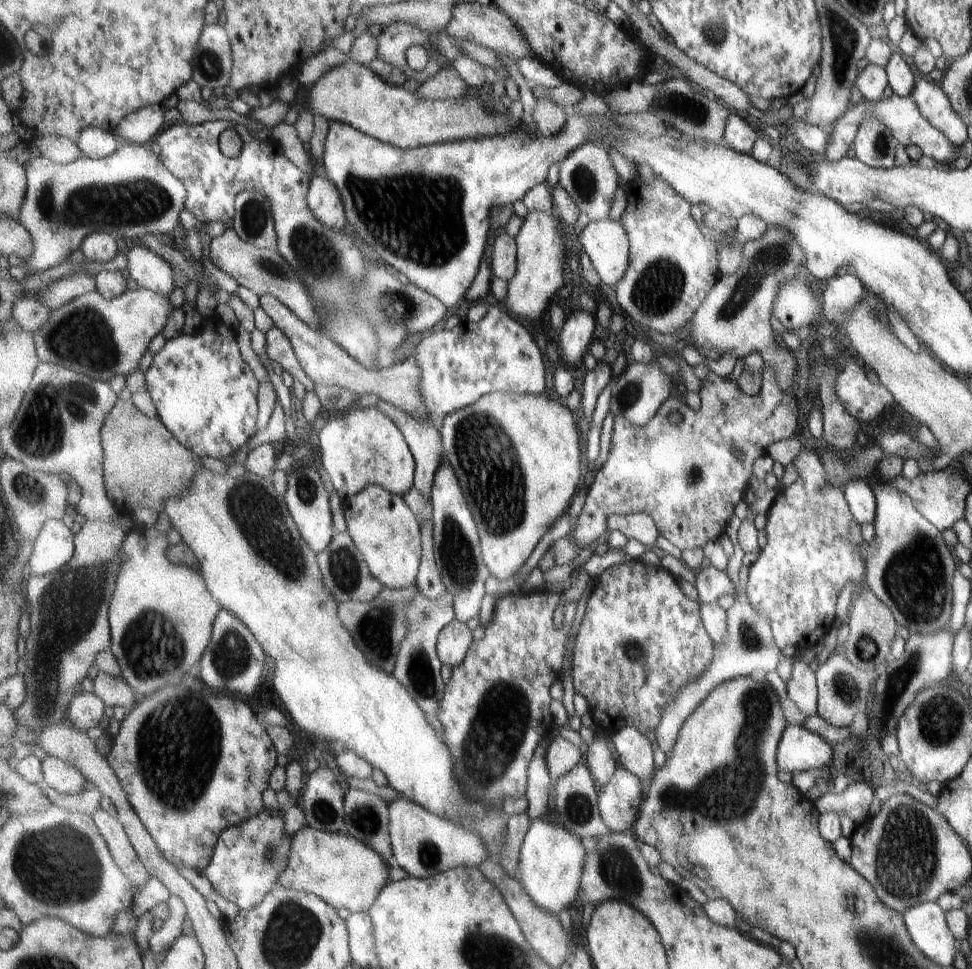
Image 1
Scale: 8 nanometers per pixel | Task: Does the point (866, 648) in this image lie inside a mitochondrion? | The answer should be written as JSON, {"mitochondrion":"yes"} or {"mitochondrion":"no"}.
{"mitochondrion":"yes"}

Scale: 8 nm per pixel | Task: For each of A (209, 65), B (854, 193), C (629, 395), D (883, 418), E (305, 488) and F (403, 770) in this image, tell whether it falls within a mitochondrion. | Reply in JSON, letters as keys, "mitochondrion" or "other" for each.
{"A":"mitochondrion","B":"other","C":"mitochondrion","D":"other","E":"mitochondrion","F":"other"}

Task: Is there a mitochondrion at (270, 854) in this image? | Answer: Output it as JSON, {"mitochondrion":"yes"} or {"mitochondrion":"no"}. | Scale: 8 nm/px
{"mitochondrion":"yes"}

